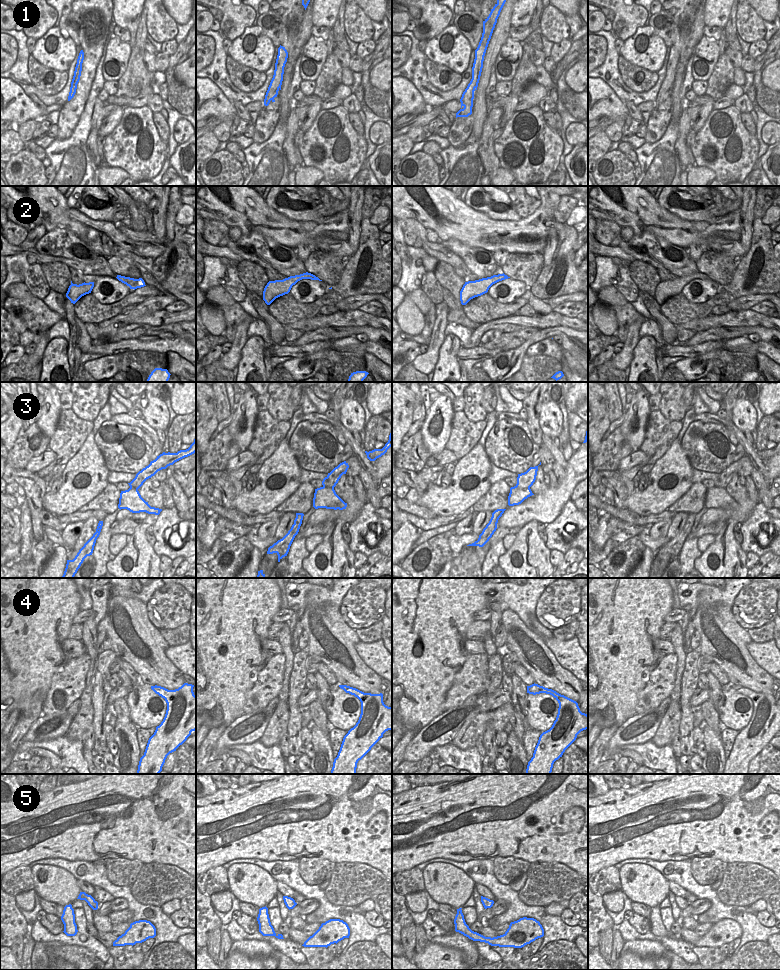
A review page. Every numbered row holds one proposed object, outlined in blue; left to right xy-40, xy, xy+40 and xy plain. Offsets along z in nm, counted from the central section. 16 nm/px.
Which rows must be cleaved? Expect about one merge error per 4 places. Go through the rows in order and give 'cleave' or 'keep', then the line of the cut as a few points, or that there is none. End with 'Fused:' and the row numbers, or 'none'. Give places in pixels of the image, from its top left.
1: keep; no cut
2: keep; no cut
3: keep; no cut
4: keep; no cut
5: keep; no cut
Fused: none

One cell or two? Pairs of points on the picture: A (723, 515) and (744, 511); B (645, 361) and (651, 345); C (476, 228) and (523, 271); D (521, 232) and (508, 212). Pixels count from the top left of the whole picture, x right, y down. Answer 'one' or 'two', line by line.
A: one
B: one
C: two
D: two

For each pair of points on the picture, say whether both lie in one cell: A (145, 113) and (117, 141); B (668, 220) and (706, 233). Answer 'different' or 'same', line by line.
A: same
B: same

